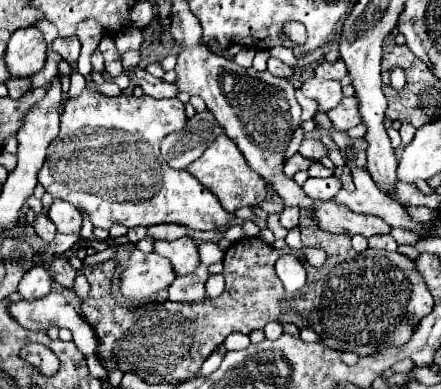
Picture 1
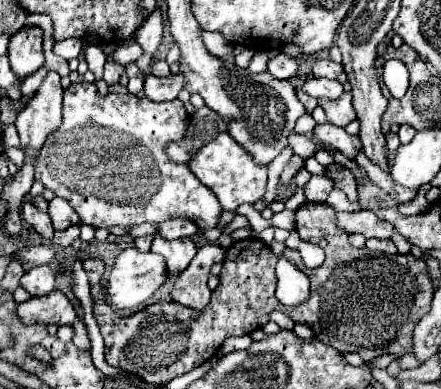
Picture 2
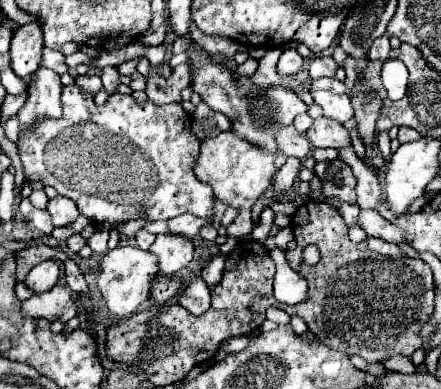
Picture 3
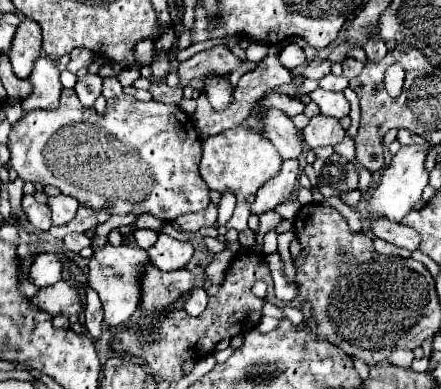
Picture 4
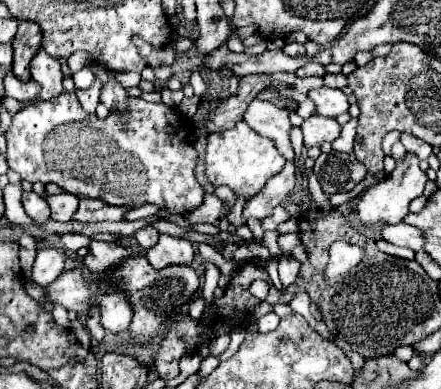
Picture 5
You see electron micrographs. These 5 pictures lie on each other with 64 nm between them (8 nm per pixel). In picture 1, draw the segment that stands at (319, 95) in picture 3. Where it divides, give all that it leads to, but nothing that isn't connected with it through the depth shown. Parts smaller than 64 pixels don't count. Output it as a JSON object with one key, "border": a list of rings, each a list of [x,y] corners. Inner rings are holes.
{"border":[[[344,96],[340,100],[340,104],[332,110],[328,110],[328,118],[332,120],[334,128],[338,130],[348,130],[356,124],[360,124],[360,114],[358,114],[358,104],[356,104],[356,98],[354,96]]]}

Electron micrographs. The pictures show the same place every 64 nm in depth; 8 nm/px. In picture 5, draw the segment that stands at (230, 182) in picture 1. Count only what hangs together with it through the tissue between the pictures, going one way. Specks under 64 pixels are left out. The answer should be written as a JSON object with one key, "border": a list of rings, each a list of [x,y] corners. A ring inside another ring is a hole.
{"border":[[[242,120],[234,128],[224,130],[220,134],[208,136],[208,148],[206,148],[206,178],[212,182],[212,186],[226,184],[230,186],[237,195],[237,201],[230,212],[230,224],[242,226],[246,224],[243,216],[243,208],[246,202],[251,199],[264,184],[282,172],[286,160],[278,152],[274,140],[268,140],[254,130],[248,128],[248,124]]]}

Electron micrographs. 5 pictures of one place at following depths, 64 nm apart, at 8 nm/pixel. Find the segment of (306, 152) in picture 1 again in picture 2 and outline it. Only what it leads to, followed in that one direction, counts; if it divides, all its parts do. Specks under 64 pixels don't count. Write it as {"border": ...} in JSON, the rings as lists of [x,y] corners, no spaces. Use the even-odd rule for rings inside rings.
{"border":[[[292,132],[292,136],[288,136],[288,148],[292,148],[292,152],[302,158],[310,158],[318,150],[318,144],[312,140],[312,136],[296,136],[296,132]]]}

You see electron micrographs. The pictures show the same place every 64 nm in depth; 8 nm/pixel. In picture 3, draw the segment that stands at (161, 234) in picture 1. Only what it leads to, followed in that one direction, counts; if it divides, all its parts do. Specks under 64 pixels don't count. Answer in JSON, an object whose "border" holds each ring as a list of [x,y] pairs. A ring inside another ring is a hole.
{"border":[[[184,214],[184,216],[176,216],[176,218],[168,220],[168,230],[170,230],[172,234],[180,234],[180,236],[194,238],[204,224],[208,224],[208,220],[200,220],[198,216]]]}

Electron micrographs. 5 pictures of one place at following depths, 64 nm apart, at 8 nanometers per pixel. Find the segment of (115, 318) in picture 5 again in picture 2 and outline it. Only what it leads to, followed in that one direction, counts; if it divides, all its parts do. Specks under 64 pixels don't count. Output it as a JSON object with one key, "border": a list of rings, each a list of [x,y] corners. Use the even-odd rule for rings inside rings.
{"border":[[[126,248],[114,258],[114,264],[110,268],[110,276],[108,276],[108,282],[104,286],[104,292],[106,292],[108,304],[116,312],[130,314],[130,312],[136,312],[138,306],[142,308],[144,302],[148,298],[152,298],[154,292],[164,284],[164,280],[166,280],[166,264],[164,264],[164,258],[160,254],[140,252],[138,248]]]}

